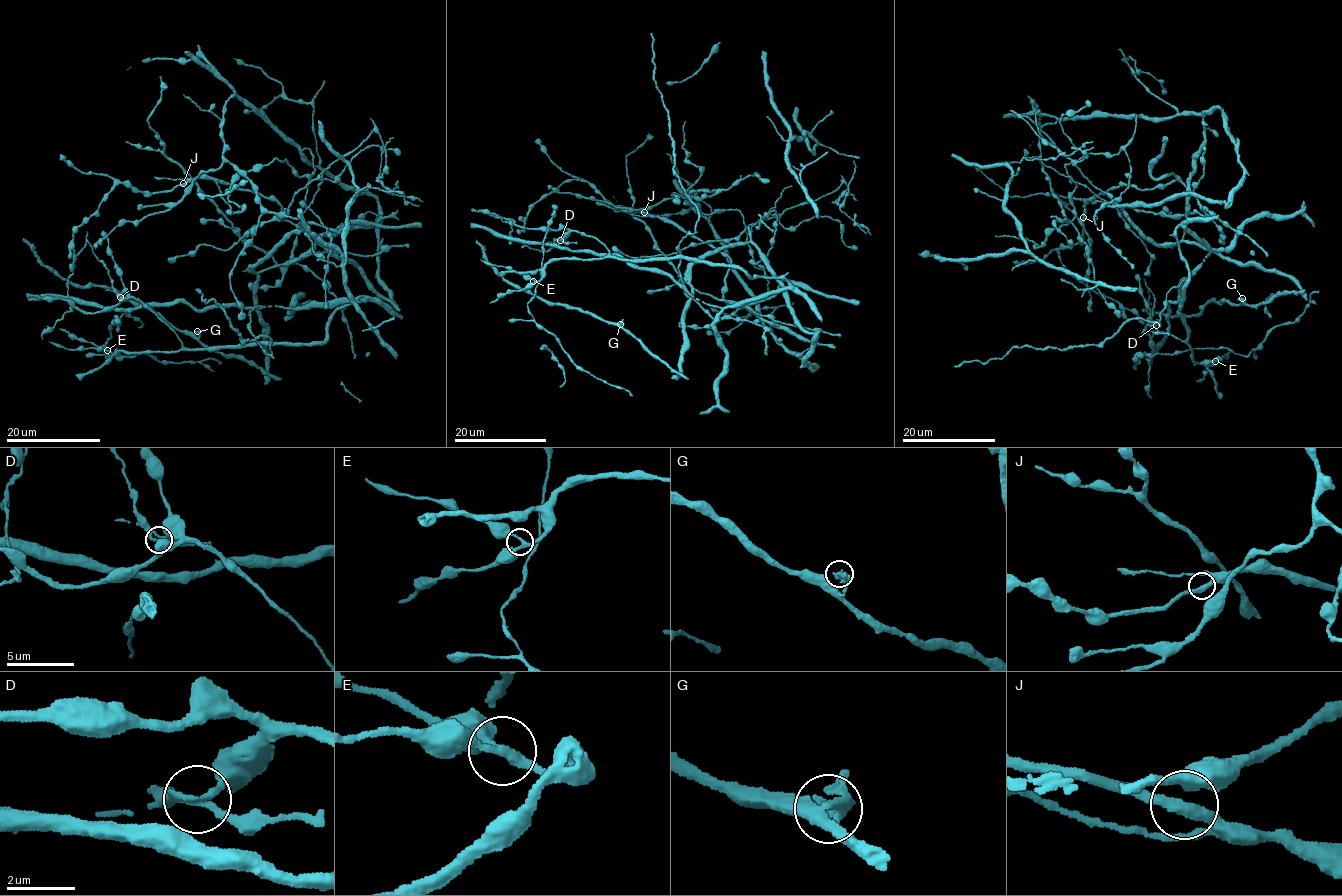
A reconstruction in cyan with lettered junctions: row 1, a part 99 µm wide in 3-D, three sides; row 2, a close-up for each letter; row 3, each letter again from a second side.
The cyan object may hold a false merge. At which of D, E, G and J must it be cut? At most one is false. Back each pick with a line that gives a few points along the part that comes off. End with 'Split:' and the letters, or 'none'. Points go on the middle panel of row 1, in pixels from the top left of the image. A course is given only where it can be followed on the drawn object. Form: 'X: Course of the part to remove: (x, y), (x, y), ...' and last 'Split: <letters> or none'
D: Course of the part to remove: (560, 239), (554, 238), (553, 248), (545, 252), (526, 246), (523, 240), (512, 240), (511, 226), (479, 211)
Split: D

